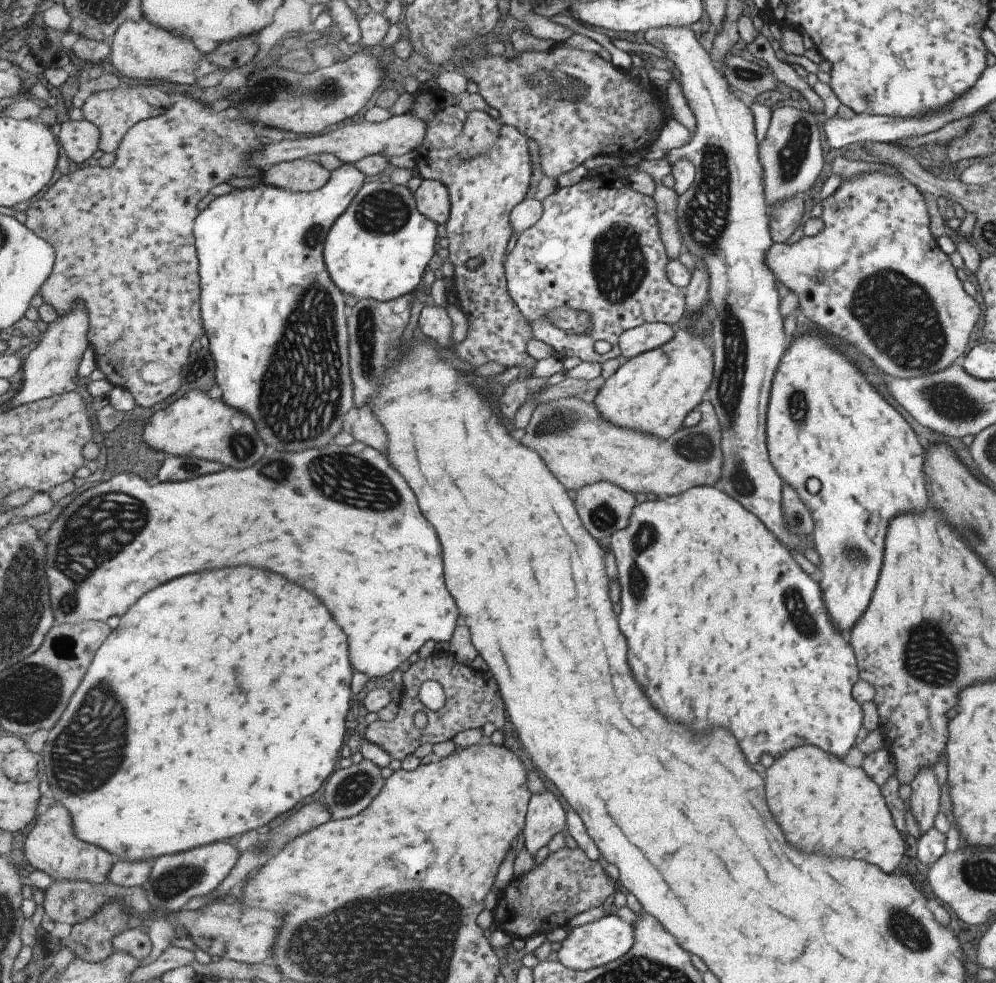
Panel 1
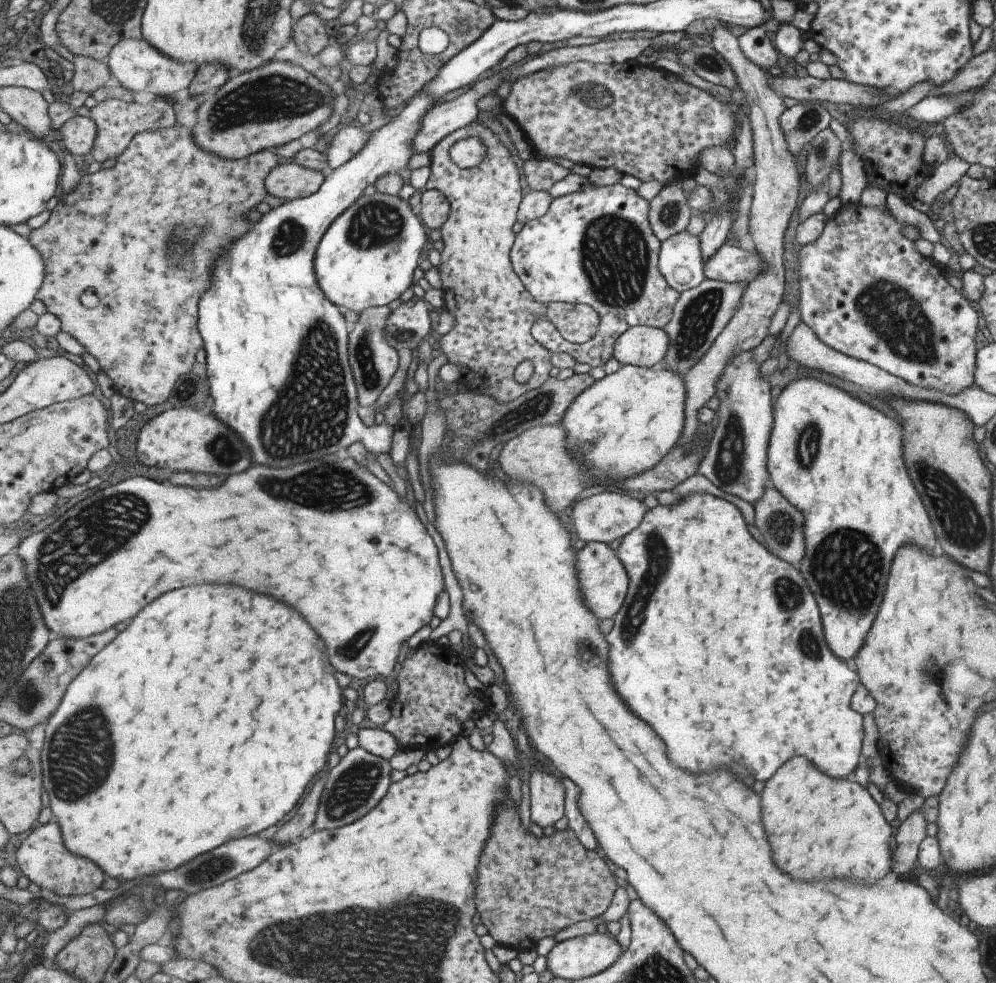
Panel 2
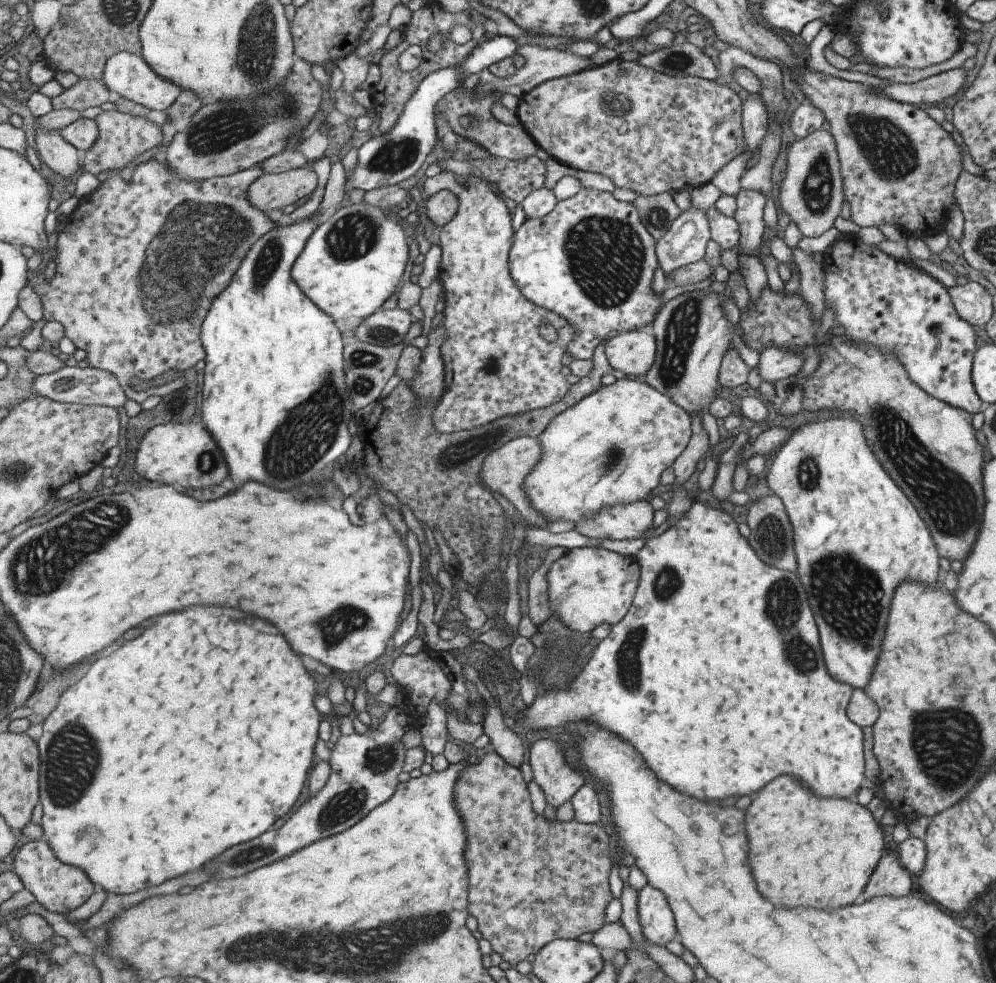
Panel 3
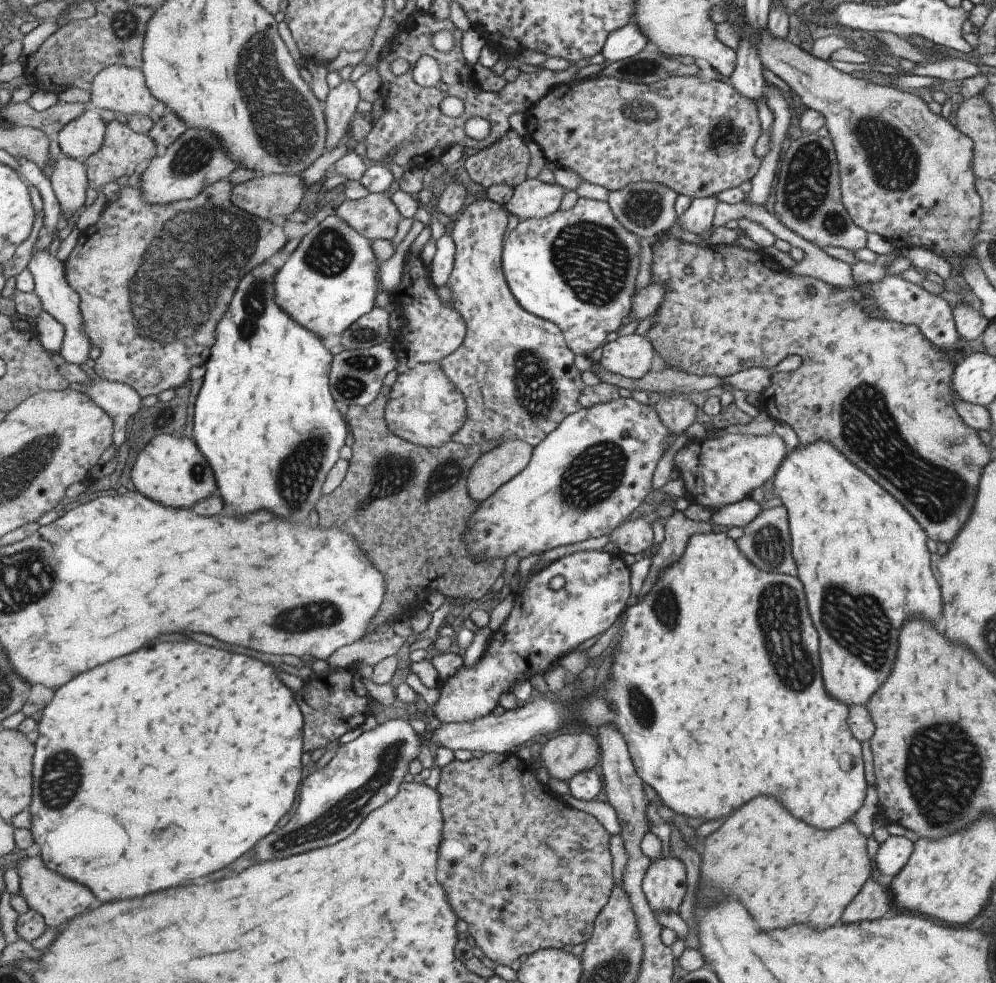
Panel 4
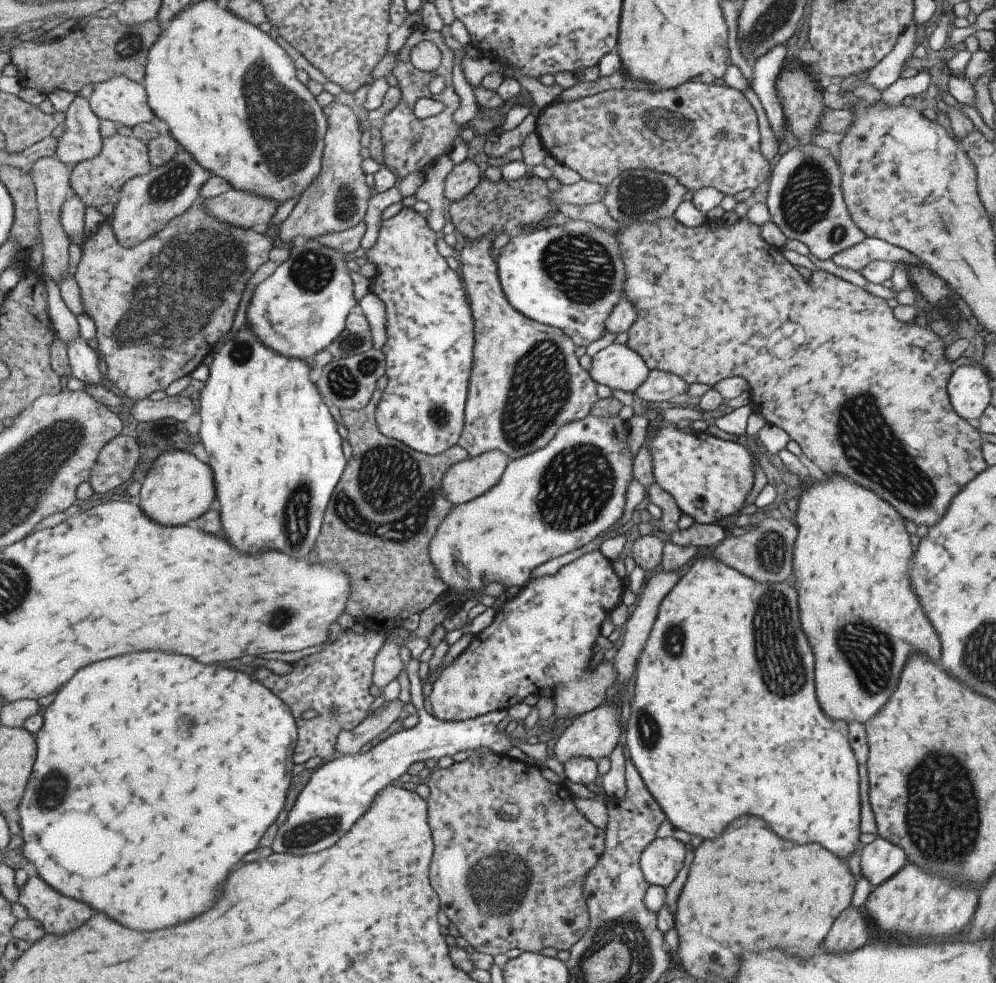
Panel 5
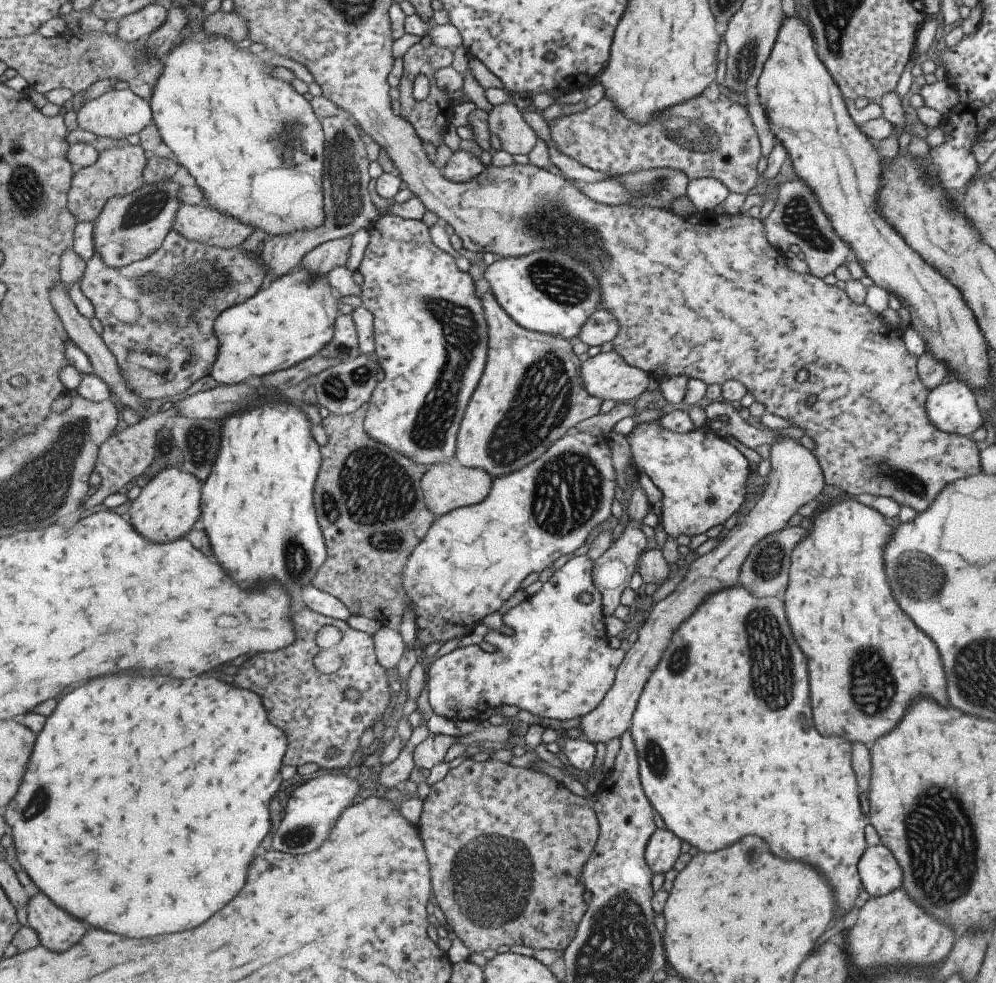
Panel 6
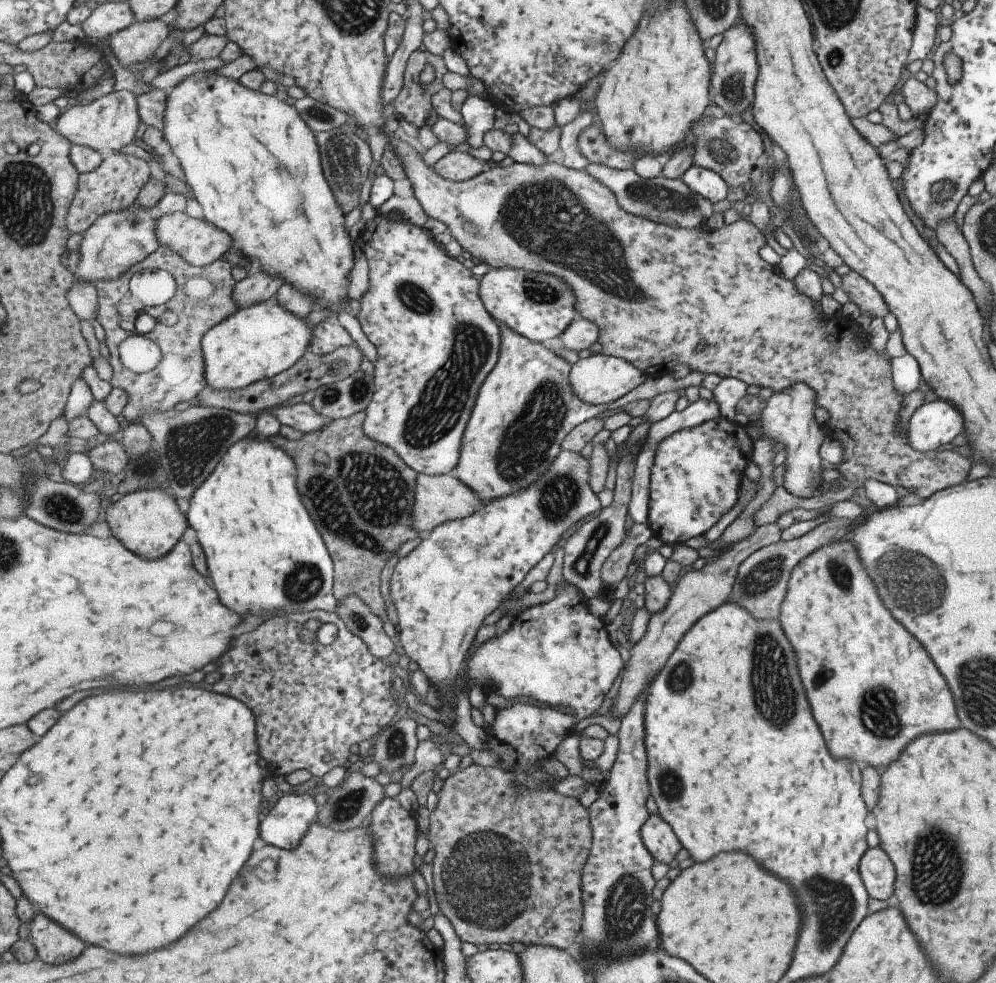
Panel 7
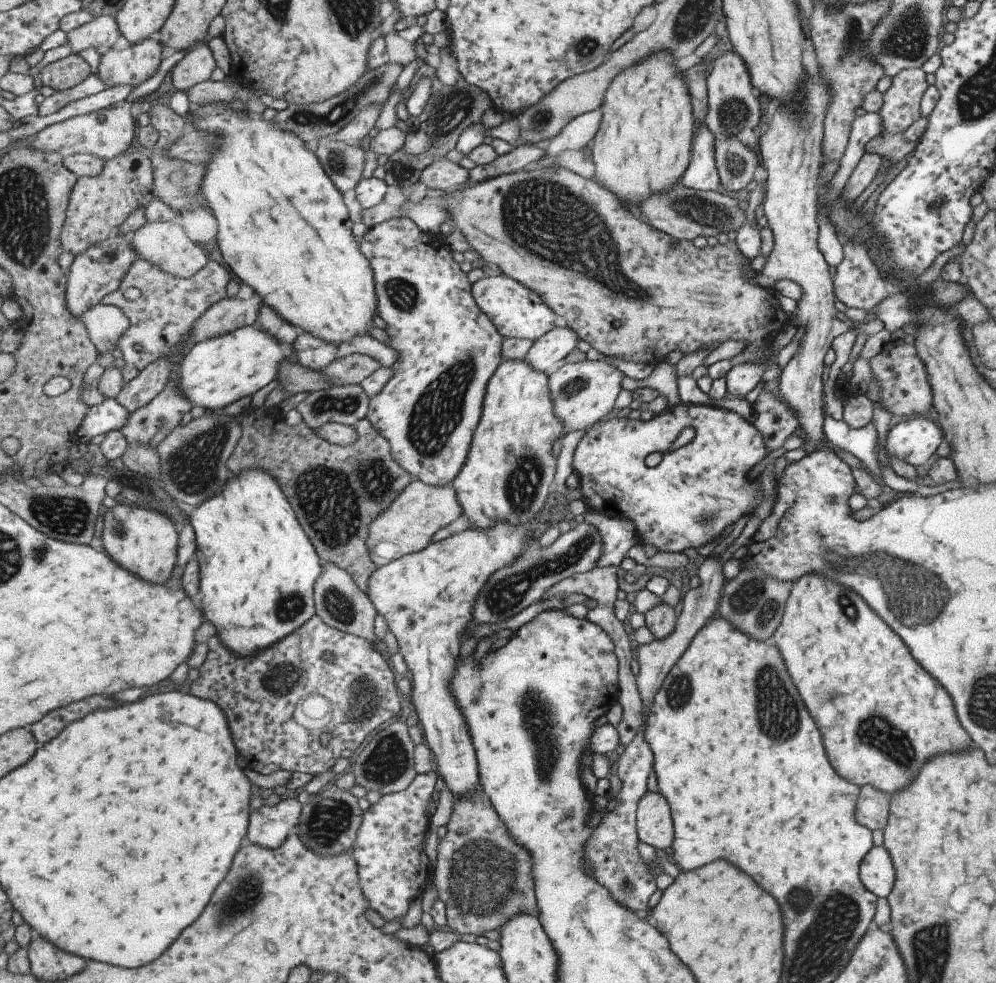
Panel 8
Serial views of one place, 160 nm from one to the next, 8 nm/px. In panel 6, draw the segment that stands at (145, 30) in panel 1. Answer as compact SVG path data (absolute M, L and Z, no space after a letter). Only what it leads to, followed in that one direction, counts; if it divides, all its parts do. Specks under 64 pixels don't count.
M133 89L107 91L99 98L90 100L77 112L77 127L97 136L124 141L125 136L140 134L145 127L154 122L152 105Z

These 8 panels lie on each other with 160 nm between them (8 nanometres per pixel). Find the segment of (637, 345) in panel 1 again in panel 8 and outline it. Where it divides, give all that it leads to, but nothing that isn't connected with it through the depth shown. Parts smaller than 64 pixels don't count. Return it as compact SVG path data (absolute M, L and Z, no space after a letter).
M584 359L576 363L565 363L547 376L552 413L561 423L563 436L568 432L591 427L593 423L611 412L615 397L621 390L619 381L622 375L619 369L604 362Z

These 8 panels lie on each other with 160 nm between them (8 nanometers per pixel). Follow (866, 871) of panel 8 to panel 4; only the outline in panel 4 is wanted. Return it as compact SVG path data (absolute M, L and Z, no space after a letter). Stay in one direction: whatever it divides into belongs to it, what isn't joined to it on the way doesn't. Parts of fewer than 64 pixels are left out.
M889 835L885 841L878 844L873 857L876 870L882 876L893 876L899 872L911 854L913 843L906 837Z

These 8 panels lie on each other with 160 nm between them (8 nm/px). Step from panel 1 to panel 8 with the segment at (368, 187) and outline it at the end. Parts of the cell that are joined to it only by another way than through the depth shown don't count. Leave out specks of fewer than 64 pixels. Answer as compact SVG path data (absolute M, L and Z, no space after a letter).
M253 327L240 328L212 341L203 341L195 347L193 352L184 358L178 370L176 386L190 400L192 406L202 406L205 412L217 411L229 404L235 404L245 396L253 396L267 384L271 384L275 378L278 378L278 372L284 360L285 354L281 350L281 343L276 338L267 334L262 328L259 330Z

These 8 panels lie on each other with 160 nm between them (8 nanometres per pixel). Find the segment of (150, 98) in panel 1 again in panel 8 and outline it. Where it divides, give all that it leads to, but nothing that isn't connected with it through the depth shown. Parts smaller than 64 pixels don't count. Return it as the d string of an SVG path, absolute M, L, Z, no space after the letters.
M141 151L123 153L114 159L106 161L103 172L96 177L80 177L72 190L71 200L68 206L68 219L61 235L61 244L64 252L73 253L76 257L83 255L92 247L104 243L112 234L119 230L120 226L135 212L143 206L146 208L153 202L155 196L154 182L155 172L152 160L142 154Z

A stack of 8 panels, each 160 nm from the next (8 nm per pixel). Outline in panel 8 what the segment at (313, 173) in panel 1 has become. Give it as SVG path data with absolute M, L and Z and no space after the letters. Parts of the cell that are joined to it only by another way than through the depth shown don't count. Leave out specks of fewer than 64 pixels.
M161 221L149 223L131 235L132 248L138 255L137 259L143 259L154 264L164 273L180 279L190 279L209 264L209 258L201 245L195 244L189 238L179 223L173 221Z

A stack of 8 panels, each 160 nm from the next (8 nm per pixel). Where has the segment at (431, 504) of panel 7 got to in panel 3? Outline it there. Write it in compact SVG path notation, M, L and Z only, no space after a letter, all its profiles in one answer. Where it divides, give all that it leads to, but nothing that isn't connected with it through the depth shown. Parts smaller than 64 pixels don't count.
M519 437L493 451L484 462L483 472L480 474L480 481L485 487L495 494L504 496L515 506L516 510L519 510L525 520L539 528L546 526L547 522L540 513L530 506L524 489L524 482L528 478L529 471L539 462L541 454L543 454L543 450L540 448L538 439Z

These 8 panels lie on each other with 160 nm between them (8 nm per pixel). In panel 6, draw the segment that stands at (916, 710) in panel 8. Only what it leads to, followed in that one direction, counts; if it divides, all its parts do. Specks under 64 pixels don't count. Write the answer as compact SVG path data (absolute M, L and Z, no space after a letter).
M845 500L835 505L821 506L815 513L814 524L811 532L799 543L793 547L790 554L790 565L788 566L789 584L783 596L783 604L785 604L785 620L791 628L791 636L797 642L797 646L801 648L805 662L807 662L807 676L809 676L809 698L811 698L811 712L813 712L813 724L817 726L817 732L821 732L821 736L841 736L847 742L861 742L862 745L870 748L871 744L893 730L893 726L897 726L903 715L908 711L909 702L913 698L923 696L947 706L947 696L945 696L945 675L941 660L937 656L937 650L933 646L933 642L929 637L915 628L915 624L911 620L907 620L901 610L895 606L891 592L889 592L889 584L883 576L883 560L881 560L881 548L883 548L886 540L893 533L893 530L885 524L882 516L872 509L869 504L860 501Z

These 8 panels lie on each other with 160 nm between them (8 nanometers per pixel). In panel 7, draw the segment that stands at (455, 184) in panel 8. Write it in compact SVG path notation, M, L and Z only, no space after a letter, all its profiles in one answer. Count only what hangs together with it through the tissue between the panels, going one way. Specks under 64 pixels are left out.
M457 151L446 154L433 168L450 181L468 181L486 170L485 162L473 158L467 152Z

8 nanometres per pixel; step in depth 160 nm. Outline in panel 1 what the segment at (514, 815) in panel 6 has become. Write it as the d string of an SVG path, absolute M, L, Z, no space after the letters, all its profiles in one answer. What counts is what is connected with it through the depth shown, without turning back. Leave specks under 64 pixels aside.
M559 848L555 852L549 852L547 858L541 864L533 864L529 872L513 878L513 880L501 891L498 896L498 904L493 910L495 914L494 925L505 930L511 937L520 937L526 940L535 933L549 934L553 928L566 926L575 914L579 914L589 908L602 906L608 896L614 894L614 881L605 873L607 864L602 860L589 860L579 848Z

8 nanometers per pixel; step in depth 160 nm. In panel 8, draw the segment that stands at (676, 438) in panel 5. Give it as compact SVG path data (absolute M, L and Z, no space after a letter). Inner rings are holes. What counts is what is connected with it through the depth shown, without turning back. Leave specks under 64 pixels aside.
M681 401L673 406L667 406L660 413L653 415L652 418L649 418L647 421L627 419L627 417L617 418L615 416L604 420L599 419L588 428L588 431L584 432L583 436L581 436L580 440L577 442L573 451L571 466L572 470L578 476L578 486L576 490L581 492L581 500L589 509L607 517L616 517L629 521L633 525L634 534L638 539L636 544L639 544L639 546L650 544L658 552L682 553L683 550L687 550L687 548L694 548L696 550L700 546L715 540L715 538L719 537L721 532L723 532L724 528L735 524L735 522L742 516L748 515L750 518L753 515L753 510L755 510L755 507L761 502L761 498L763 498L763 492L760 491L754 481L758 478L758 475L752 479L749 477L749 471L753 470L753 468L765 458L767 452L769 451L765 448L765 443L763 442L762 434L759 430L753 426L753 423L745 421L734 411L728 411L721 407L714 407L713 405L705 405L704 403L701 405L694 405L692 403L683 403ZM686 426L693 428L694 436L690 442L687 442L673 452L663 452L660 462L654 467L647 467L643 463L647 454L666 450L671 442L677 438L679 432Z

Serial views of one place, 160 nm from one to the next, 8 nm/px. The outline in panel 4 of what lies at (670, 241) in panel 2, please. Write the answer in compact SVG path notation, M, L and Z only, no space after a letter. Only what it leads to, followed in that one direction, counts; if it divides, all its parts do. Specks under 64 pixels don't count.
M714 196L708 197L693 197L689 207L676 220L679 225L683 226L682 231L703 232L707 230L714 219L714 210L718 200Z

